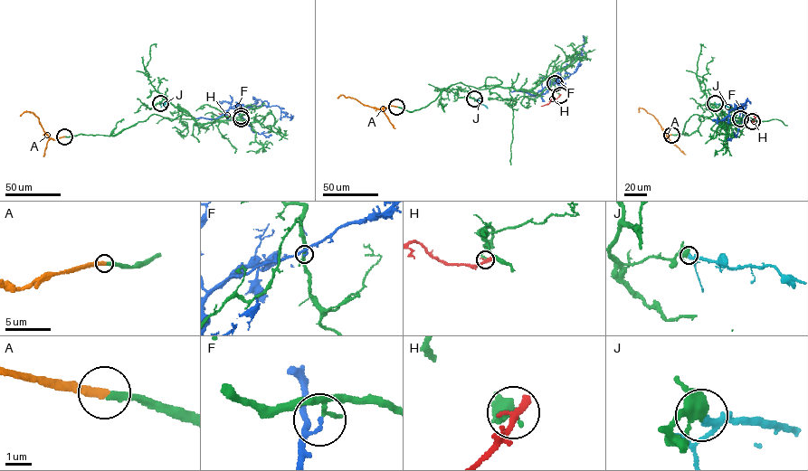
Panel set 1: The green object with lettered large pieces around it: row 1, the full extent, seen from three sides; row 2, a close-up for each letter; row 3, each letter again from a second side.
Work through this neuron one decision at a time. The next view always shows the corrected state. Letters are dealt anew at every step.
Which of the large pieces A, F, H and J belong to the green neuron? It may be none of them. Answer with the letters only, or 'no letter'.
A

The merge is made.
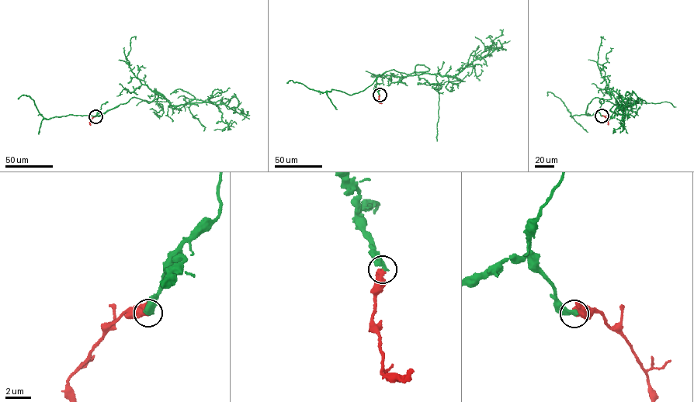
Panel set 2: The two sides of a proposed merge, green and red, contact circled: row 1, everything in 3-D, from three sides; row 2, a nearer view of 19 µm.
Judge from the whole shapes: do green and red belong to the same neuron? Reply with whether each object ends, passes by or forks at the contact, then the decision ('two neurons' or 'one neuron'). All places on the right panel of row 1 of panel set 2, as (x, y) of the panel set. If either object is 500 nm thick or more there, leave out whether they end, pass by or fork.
green ends there; red passes by; one neuron

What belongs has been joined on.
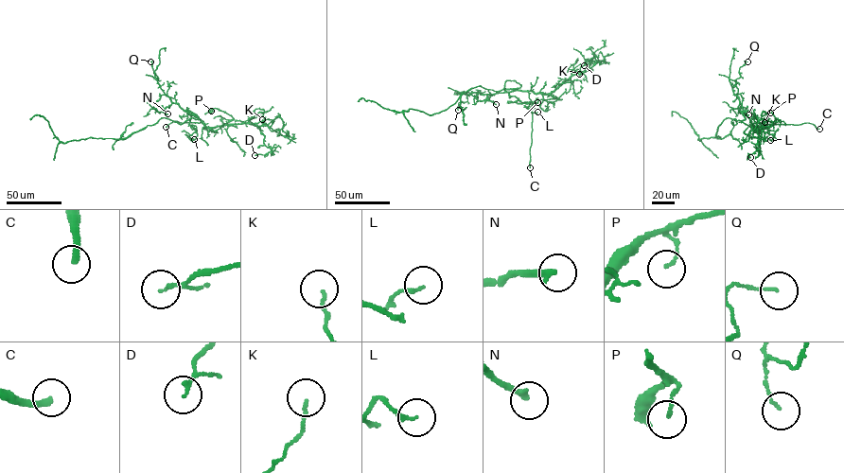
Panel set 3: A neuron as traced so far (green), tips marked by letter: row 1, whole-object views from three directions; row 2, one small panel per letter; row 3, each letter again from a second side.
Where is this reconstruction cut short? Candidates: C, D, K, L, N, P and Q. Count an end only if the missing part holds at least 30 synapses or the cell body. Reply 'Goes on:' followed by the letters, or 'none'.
Goes on: C, N

